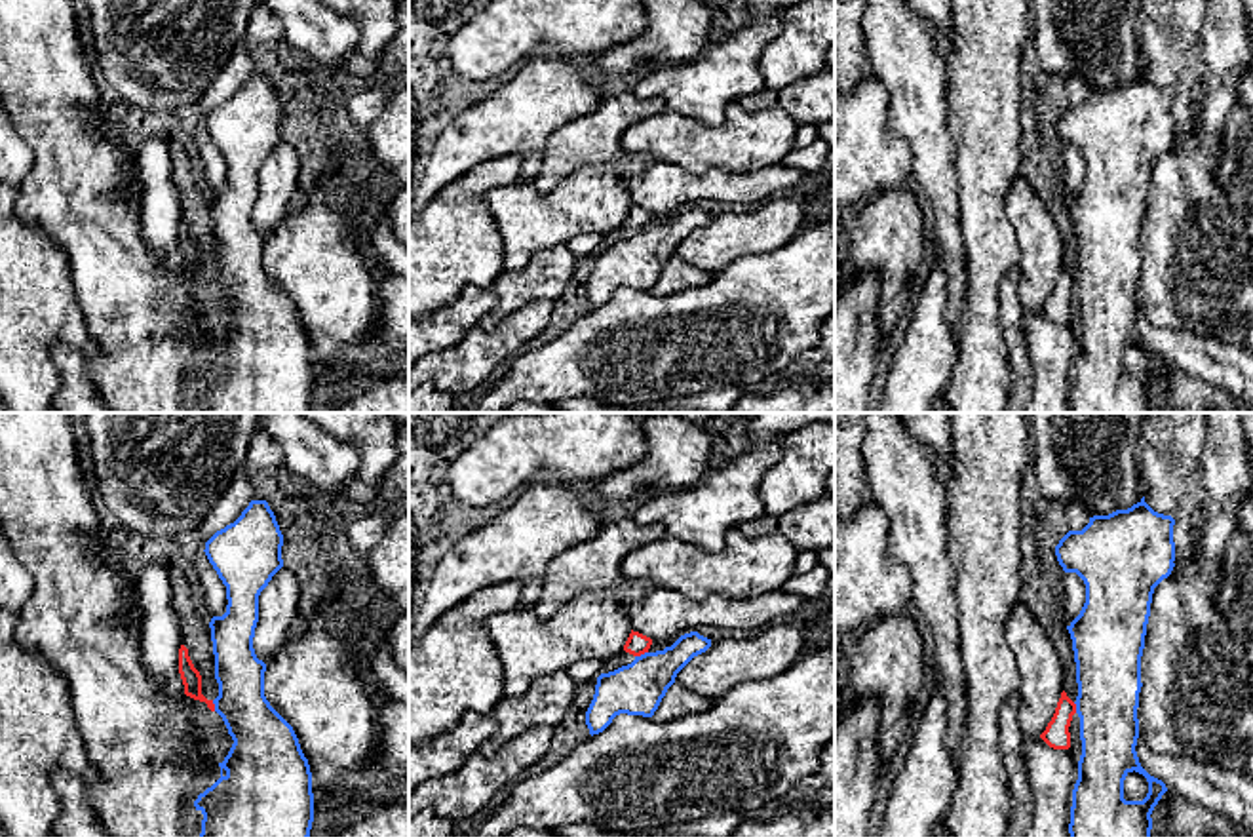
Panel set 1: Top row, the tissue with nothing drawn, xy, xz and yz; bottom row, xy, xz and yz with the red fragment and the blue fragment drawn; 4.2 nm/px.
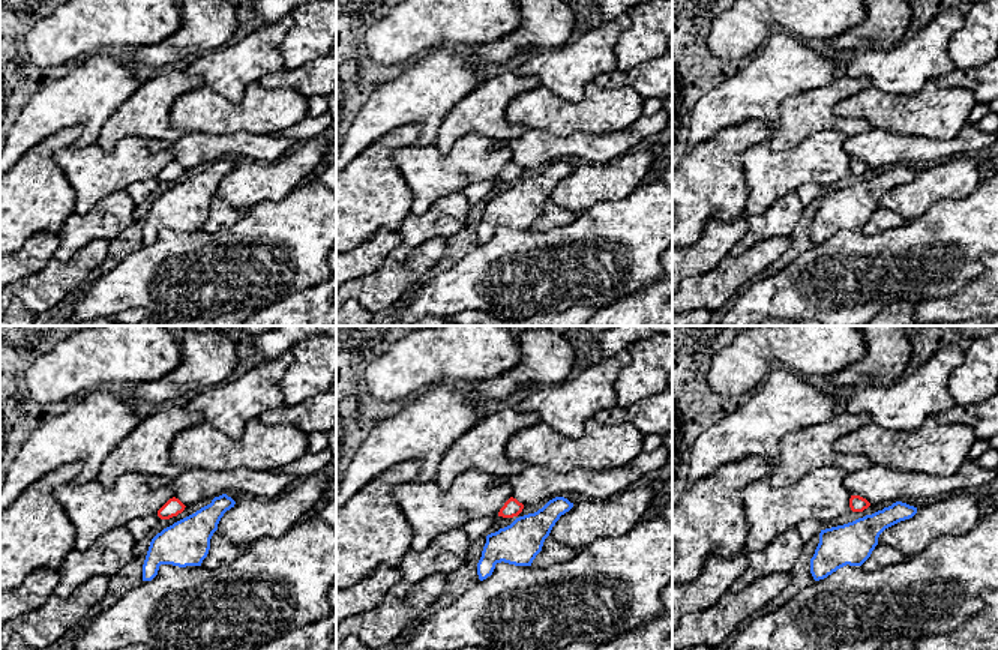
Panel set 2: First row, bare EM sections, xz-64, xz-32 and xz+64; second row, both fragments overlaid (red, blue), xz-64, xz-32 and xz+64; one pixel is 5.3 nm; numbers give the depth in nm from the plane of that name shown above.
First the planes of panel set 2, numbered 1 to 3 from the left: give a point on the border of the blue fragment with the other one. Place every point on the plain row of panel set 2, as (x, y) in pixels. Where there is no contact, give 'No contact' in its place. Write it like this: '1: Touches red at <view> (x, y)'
1: No contact
2: No contact
3: No contact

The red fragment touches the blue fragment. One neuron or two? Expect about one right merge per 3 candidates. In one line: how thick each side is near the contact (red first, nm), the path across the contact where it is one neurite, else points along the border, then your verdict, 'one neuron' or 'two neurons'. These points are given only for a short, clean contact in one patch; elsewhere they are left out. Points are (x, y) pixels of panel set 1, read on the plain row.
90 nm thick on the red side, 220 nm on the other; border along xz (647, 225), (636, 231); two neurons

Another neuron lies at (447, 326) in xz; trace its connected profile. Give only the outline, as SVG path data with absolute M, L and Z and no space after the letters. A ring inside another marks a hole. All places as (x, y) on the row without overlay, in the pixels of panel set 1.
M468 285L451 304L424 318L409 320L409 369L416 358L460 342L494 306L492 287Z

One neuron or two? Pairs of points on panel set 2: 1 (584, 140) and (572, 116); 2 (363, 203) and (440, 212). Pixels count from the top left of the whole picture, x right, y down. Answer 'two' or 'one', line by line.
1: two
2: two

